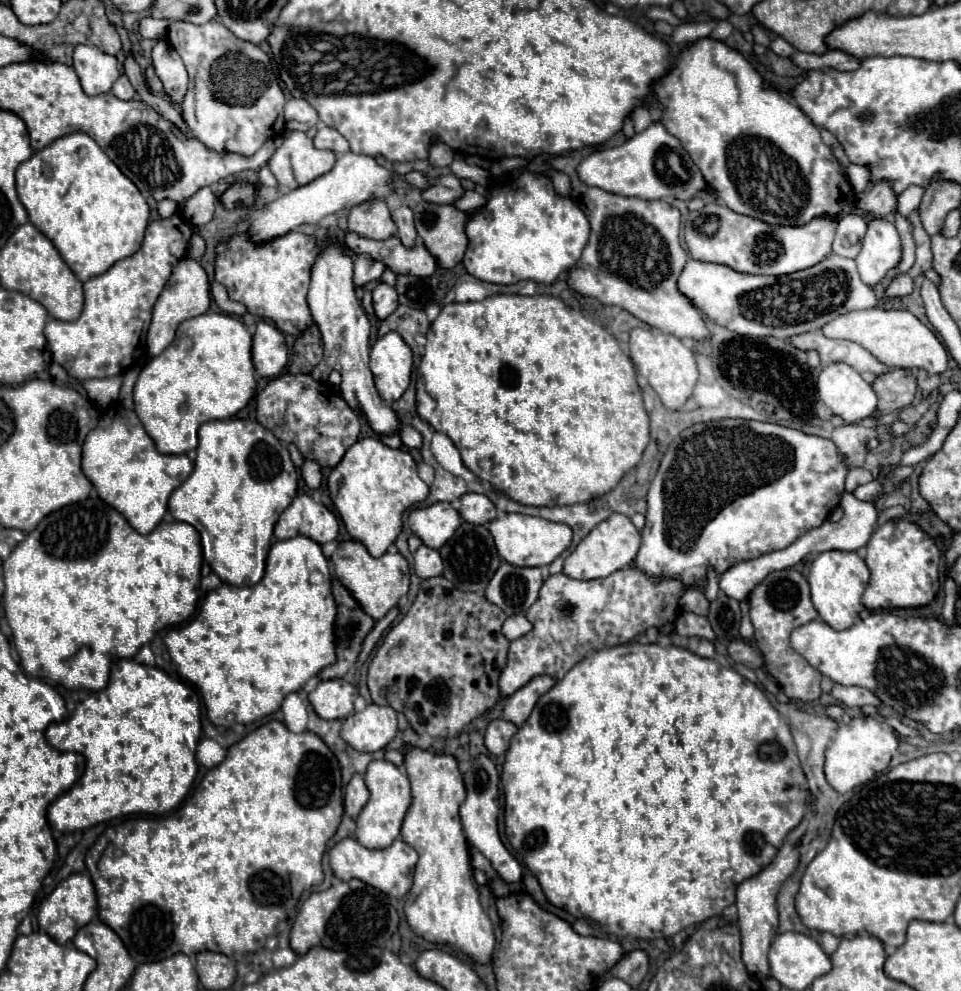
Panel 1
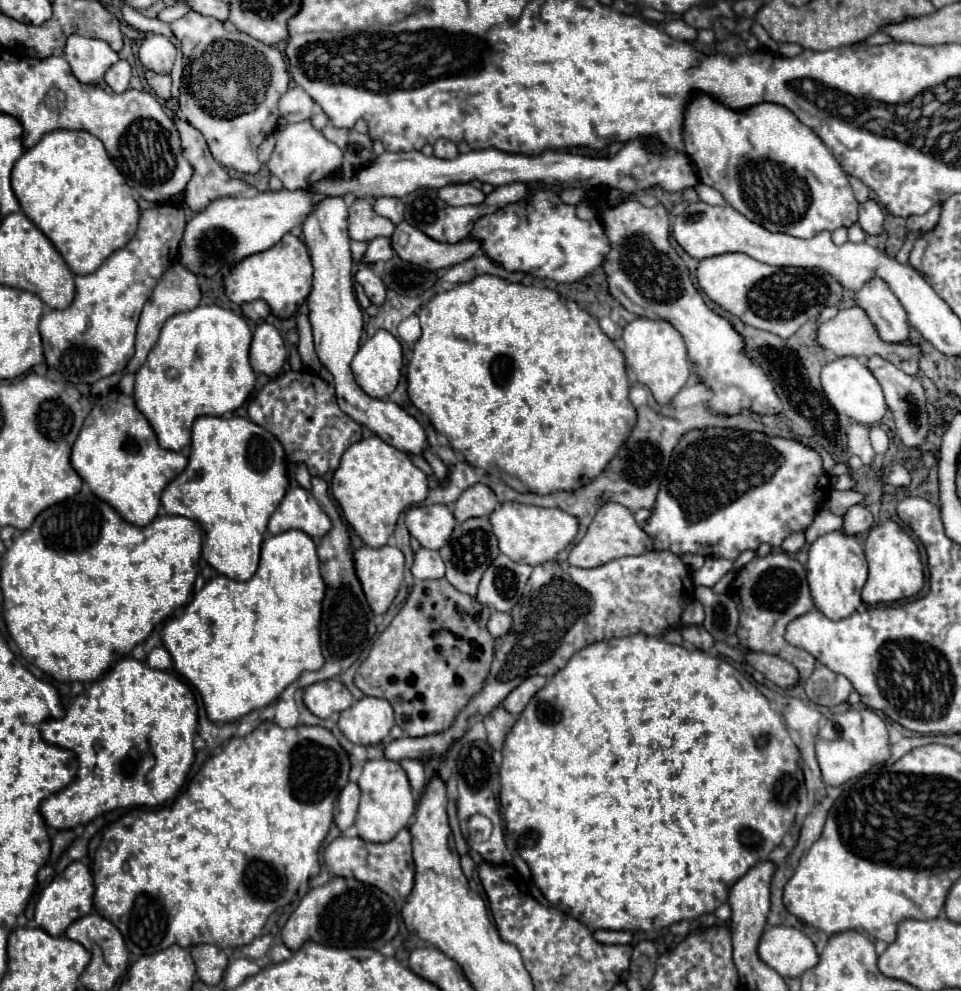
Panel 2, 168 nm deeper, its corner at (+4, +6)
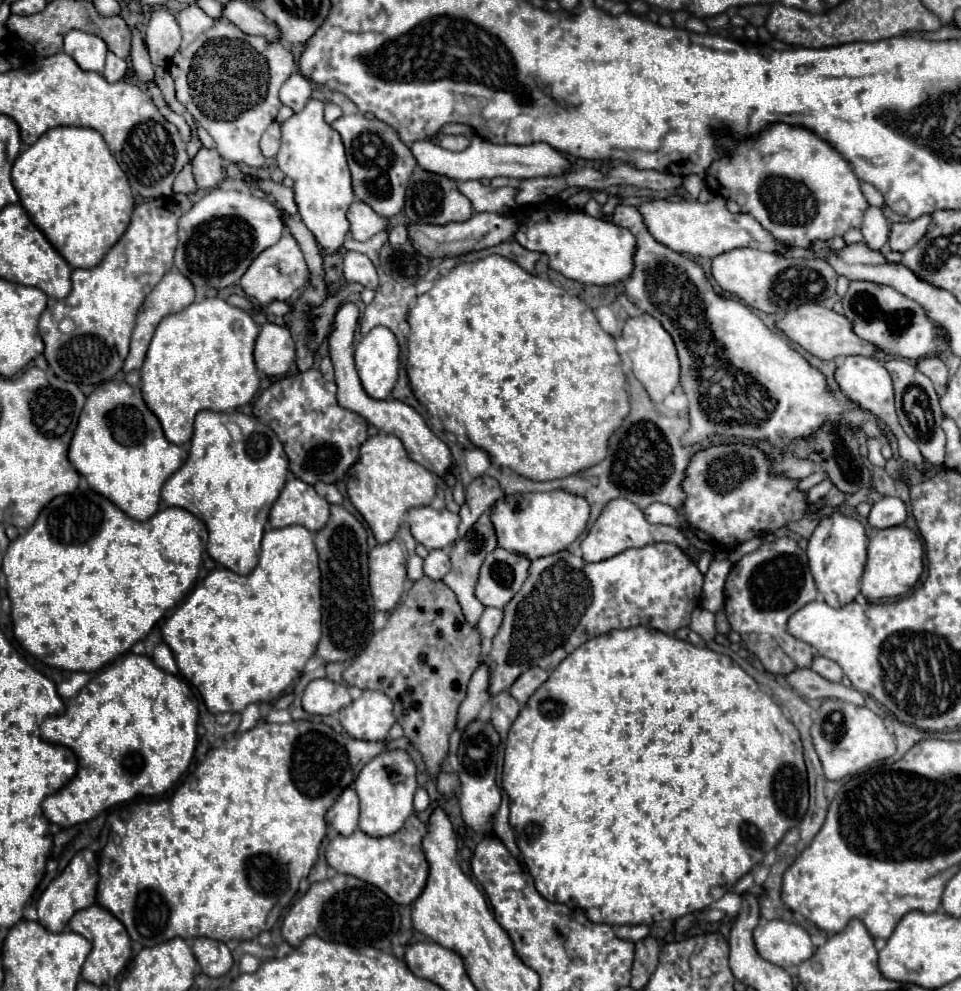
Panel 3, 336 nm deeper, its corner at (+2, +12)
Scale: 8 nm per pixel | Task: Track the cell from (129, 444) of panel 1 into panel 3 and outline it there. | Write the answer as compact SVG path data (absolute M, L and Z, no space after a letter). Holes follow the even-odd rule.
M110 380L94 388L86 398L68 460L86 478L88 486L112 500L134 520L148 520L158 512L164 482L184 464L188 452L166 440L158 418L146 406L138 386Z

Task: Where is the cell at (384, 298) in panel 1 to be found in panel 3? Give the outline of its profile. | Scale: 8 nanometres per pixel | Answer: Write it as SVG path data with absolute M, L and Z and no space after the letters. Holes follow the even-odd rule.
M348 250L342 252L342 262L344 262L344 278L350 284L358 282L364 288L372 288L372 290L378 286L378 274L368 256Z

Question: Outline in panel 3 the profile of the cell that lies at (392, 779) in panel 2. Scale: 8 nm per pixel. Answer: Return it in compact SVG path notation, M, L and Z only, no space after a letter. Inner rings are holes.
M382 750L378 756L374 756L354 780L354 790L360 798L360 830L376 838L398 832L404 820L414 812L412 798L416 788L416 764L408 752Z

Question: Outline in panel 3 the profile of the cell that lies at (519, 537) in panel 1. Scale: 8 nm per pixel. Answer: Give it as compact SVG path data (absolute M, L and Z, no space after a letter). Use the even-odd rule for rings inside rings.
M552 490L552 492L532 492L530 504L524 496L506 496L492 506L492 524L496 530L498 546L528 556L528 560L536 560L542 556L556 554L566 550L584 530L588 524L590 506L584 496L570 494L566 490Z

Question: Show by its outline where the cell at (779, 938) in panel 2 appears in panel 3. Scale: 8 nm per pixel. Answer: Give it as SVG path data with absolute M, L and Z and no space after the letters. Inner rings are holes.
M784 920L758 924L754 930L754 944L764 960L780 968L798 966L814 952L808 932L802 926Z

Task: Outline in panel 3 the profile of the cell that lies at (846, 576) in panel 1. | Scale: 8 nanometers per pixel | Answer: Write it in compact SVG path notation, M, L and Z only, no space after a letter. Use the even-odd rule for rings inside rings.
M834 512L832 516L822 518L818 528L814 530L814 536L816 534L822 534L822 544L820 548L806 550L810 572L814 576L814 582L824 602L828 602L832 608L842 608L852 600L856 600L856 596L860 594L860 580L866 564L868 536L864 532L864 526L856 518L844 516L840 512Z

